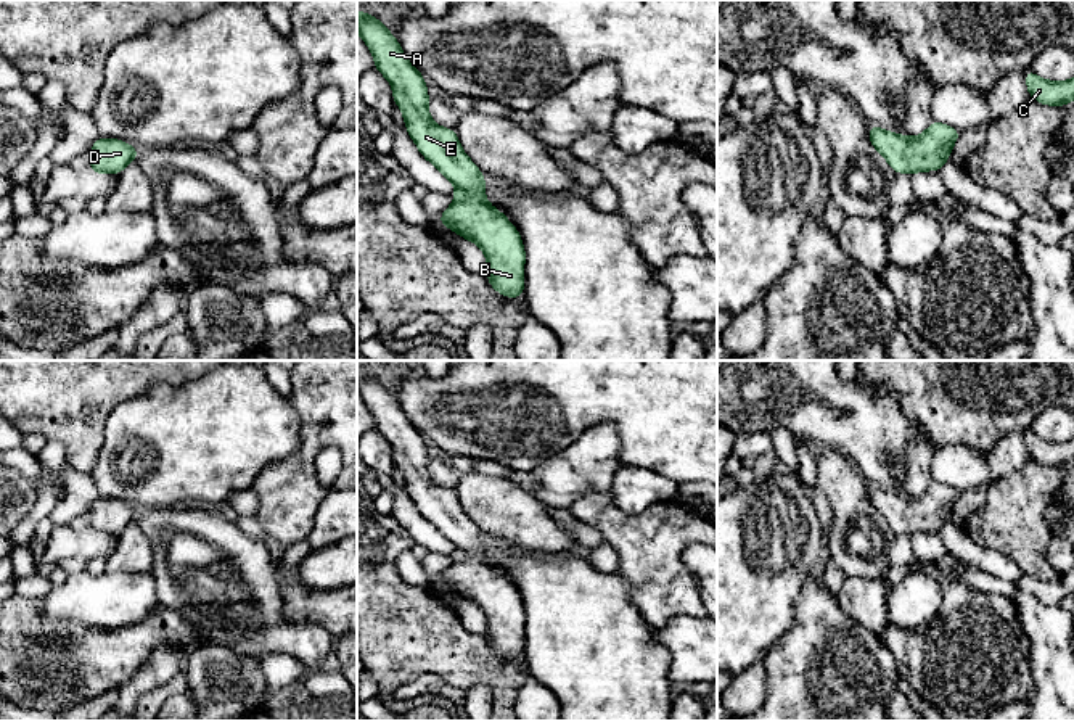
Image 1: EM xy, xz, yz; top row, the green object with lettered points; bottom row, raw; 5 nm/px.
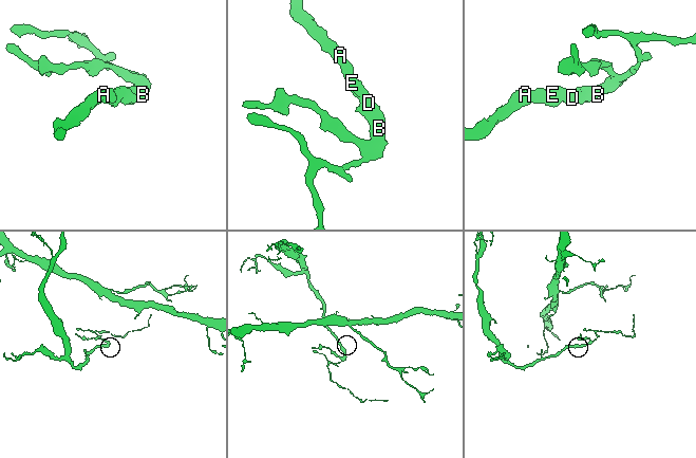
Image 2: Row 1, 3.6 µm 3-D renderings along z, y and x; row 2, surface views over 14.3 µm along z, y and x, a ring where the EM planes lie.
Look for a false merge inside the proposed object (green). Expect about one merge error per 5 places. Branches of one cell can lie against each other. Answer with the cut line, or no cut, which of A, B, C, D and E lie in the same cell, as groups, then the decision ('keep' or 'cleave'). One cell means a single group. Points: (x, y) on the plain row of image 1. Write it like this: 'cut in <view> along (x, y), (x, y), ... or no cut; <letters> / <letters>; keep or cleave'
no cut; A B C D E; keep

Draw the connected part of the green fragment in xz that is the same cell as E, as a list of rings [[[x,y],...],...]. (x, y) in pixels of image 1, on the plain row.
[[[357,372],[357,394],[368,406],[375,430],[392,446],[408,496],[418,512],[455,546],[453,563],[439,584],[476,604],[487,618],[492,650],[513,660],[524,657],[526,610],[518,589],[484,555],[487,539],[463,512],[455,489],[432,483],[423,435],[405,418],[399,401],[375,377]]]

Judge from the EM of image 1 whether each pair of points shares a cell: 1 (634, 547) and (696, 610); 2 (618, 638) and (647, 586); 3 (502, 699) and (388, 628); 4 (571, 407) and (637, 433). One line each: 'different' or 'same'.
1: same
2: different
3: same
4: same

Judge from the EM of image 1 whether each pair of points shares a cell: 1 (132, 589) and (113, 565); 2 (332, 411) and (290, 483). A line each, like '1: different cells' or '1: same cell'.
1: different cells
2: same cell

